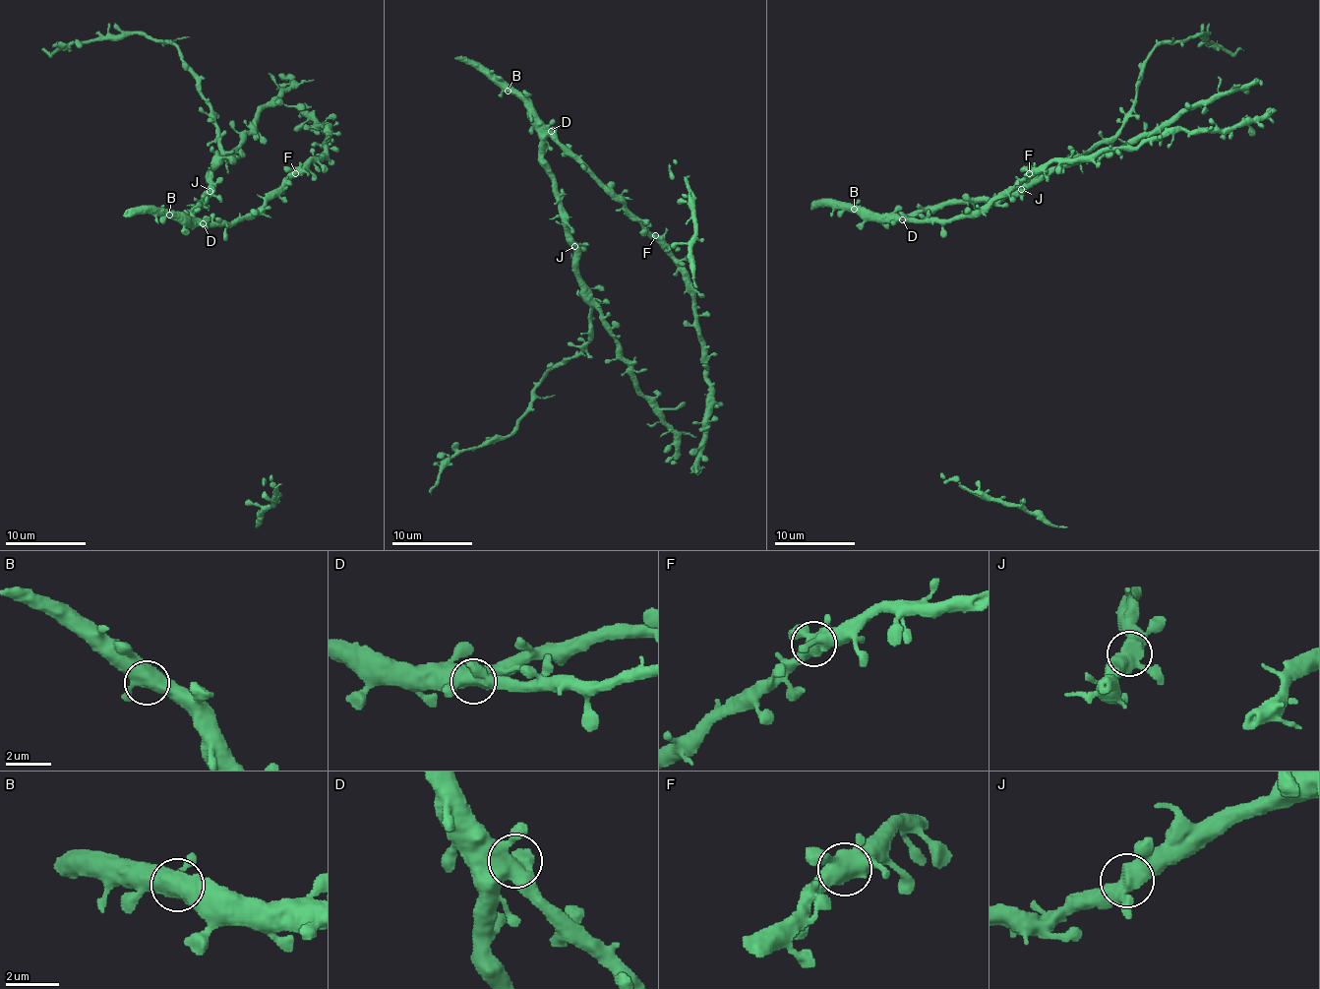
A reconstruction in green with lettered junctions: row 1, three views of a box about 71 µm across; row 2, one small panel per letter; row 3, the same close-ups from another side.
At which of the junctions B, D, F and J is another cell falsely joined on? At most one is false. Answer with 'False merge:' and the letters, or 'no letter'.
False merge: no letter

